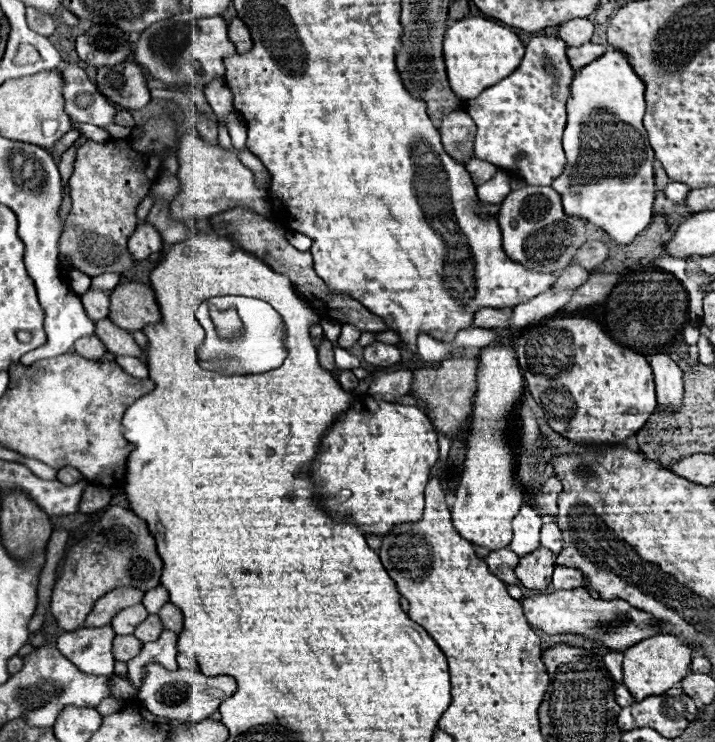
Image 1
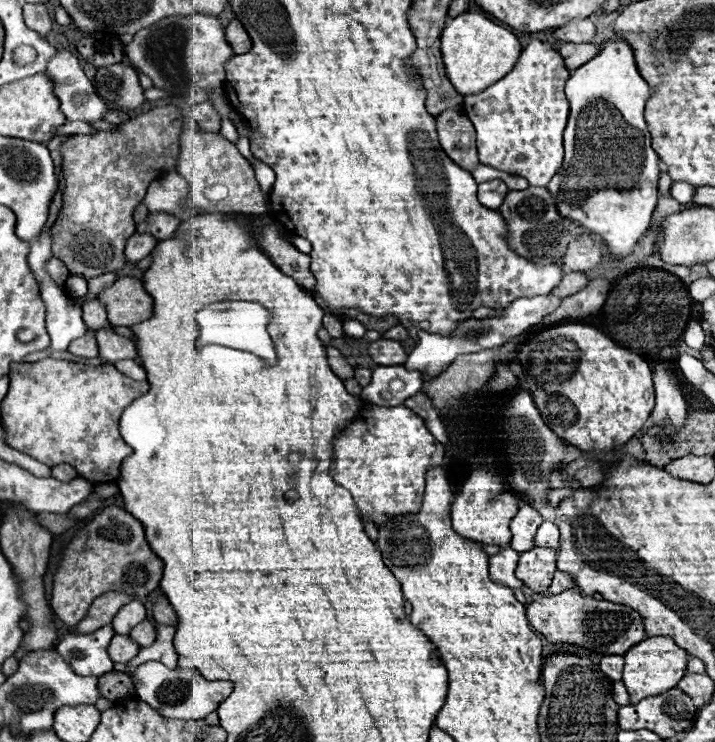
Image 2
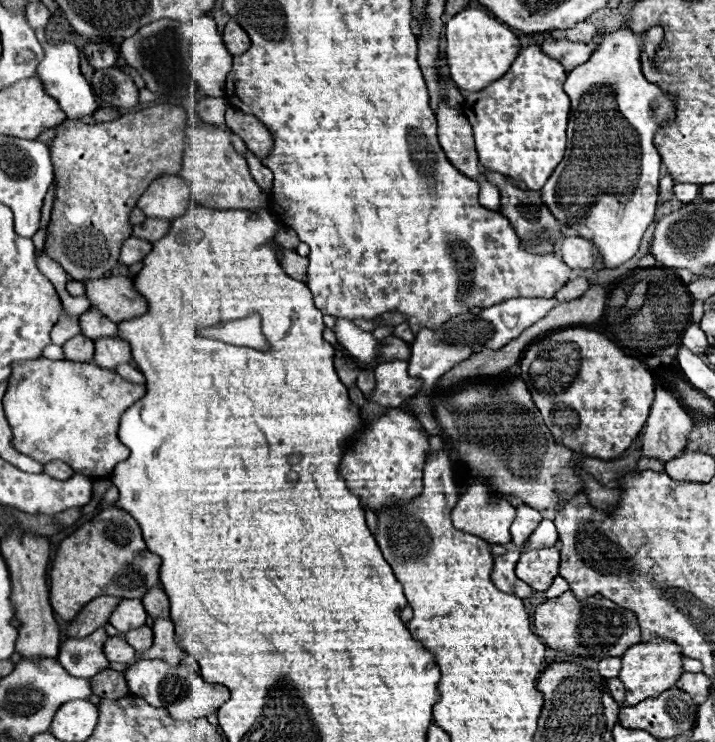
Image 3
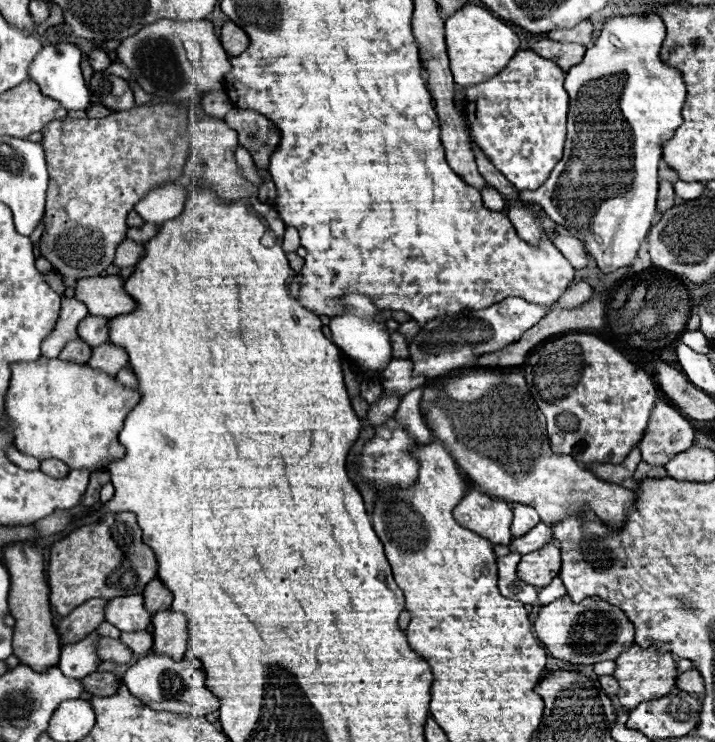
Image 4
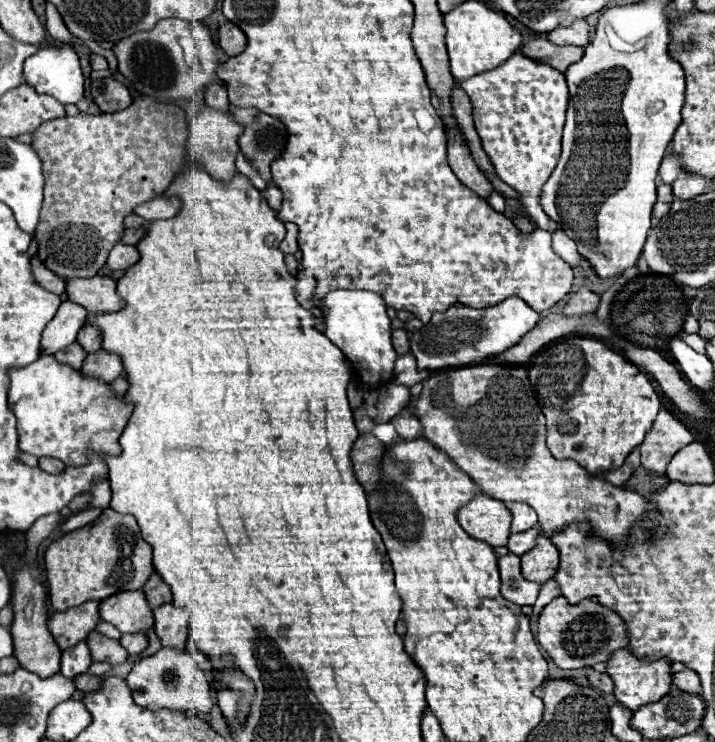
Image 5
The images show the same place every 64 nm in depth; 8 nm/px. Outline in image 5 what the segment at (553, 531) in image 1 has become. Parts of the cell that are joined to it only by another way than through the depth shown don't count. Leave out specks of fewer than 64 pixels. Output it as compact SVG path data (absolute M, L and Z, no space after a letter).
M538 526L536 528L530 528L526 532L520 532L520 534L512 534L510 540L508 540L508 550L512 554L518 554L518 556L526 554L534 546L534 538L538 534L542 534L542 528L538 528Z

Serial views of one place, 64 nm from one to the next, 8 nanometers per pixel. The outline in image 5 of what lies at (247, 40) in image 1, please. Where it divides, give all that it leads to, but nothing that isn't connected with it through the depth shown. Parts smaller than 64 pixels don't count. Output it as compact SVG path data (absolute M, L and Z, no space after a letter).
M226 22L218 28L218 42L228 56L238 56L246 48L246 36L232 22Z

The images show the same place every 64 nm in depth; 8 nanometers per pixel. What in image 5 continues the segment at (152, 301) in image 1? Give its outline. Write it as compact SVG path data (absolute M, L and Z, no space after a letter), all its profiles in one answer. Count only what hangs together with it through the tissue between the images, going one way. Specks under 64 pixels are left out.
M92 276L66 280L66 294L70 302L76 302L90 312L114 312L122 308L122 300L116 294L116 280L112 278Z

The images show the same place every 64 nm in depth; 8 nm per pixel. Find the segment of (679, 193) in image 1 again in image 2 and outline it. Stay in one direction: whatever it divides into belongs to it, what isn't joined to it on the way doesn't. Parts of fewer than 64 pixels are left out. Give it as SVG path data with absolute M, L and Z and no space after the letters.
M674 182L672 184L672 188L670 188L670 196L674 198L674 200L678 200L680 204L688 204L688 202L692 202L692 198L694 198L694 186L690 186L690 184L686 184L686 182Z

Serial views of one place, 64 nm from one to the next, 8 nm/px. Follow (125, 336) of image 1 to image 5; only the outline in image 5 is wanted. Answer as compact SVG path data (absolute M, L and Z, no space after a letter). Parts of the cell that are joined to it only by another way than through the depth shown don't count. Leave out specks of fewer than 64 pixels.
M98 350L96 354L88 354L84 360L84 366L80 368L80 372L84 376L92 376L98 378L106 384L114 382L124 370L122 370L122 362L116 354L108 354L104 350Z

